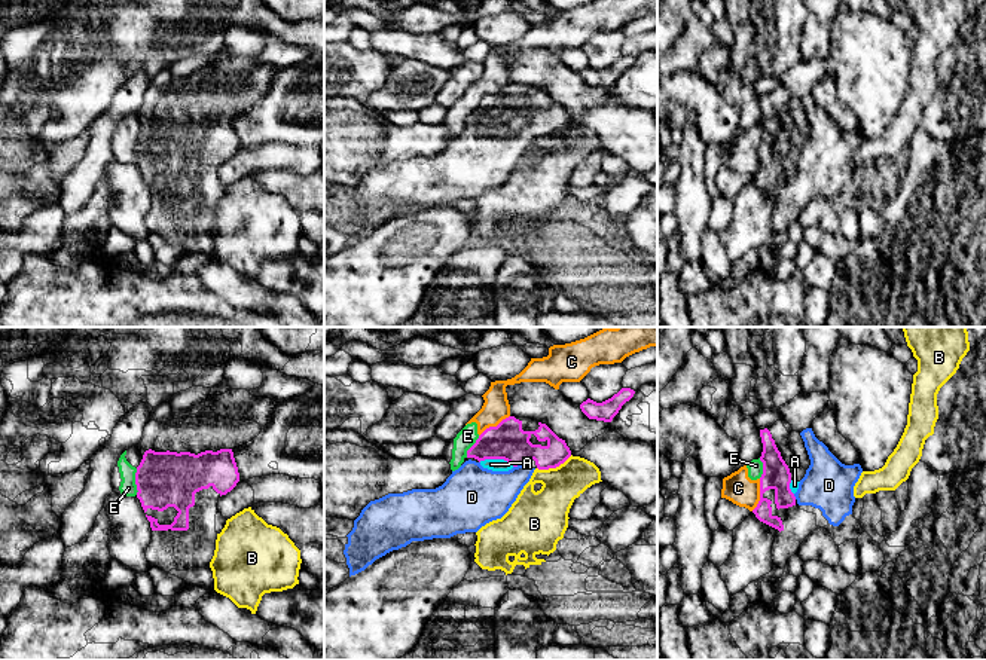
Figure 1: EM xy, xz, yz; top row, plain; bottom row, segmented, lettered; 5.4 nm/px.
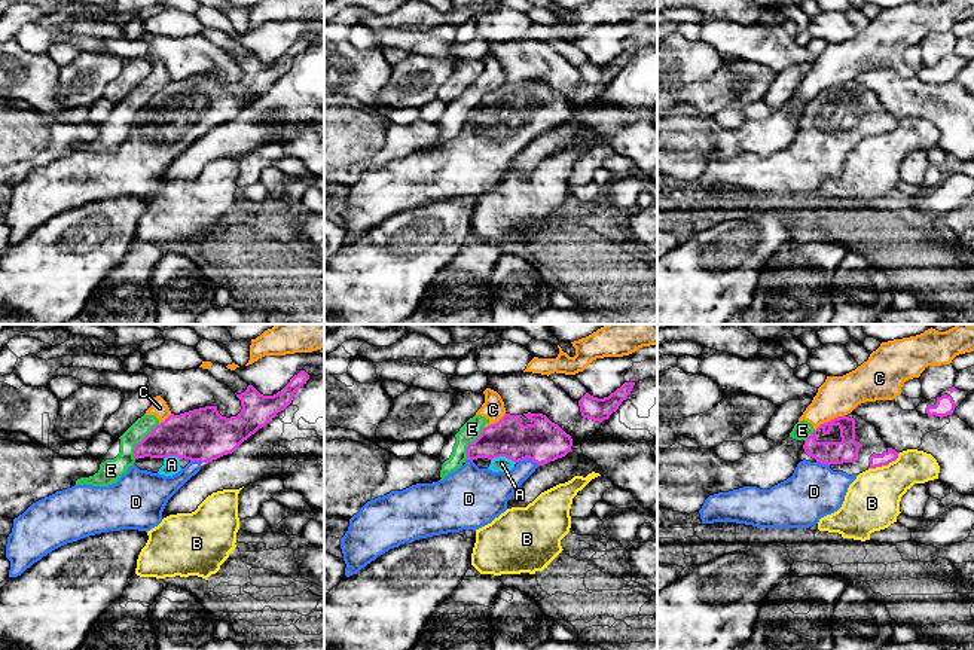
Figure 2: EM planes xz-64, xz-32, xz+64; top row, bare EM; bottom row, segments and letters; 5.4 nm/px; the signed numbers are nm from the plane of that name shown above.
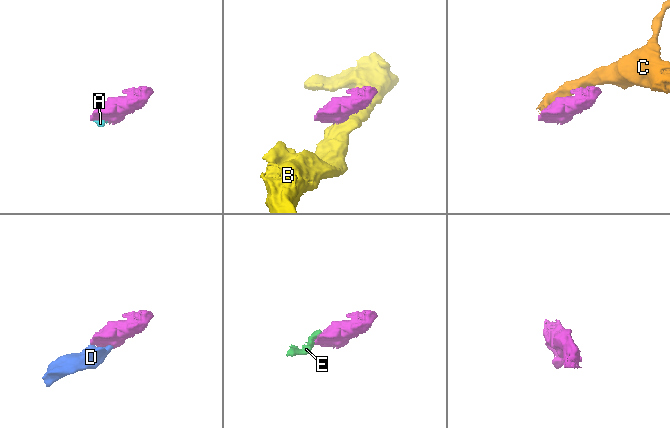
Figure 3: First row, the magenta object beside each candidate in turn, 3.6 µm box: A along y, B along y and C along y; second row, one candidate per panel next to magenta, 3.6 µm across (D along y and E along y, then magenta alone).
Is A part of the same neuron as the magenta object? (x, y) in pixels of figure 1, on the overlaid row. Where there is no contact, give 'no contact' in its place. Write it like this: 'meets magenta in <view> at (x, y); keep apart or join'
meets magenta in xz at (497, 458); join

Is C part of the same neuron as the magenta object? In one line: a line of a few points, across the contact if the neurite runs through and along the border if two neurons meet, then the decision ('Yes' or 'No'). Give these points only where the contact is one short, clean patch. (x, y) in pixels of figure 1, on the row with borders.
Line: yz (760, 479), (760, 500), (751, 510). No

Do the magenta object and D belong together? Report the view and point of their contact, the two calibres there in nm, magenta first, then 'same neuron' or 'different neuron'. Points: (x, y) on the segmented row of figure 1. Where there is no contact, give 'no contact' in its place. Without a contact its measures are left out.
xz (518, 464) | 200/280 nm | same neuron

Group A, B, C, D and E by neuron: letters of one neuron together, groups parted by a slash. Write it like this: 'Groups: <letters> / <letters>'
Groups: A D / B / C E

